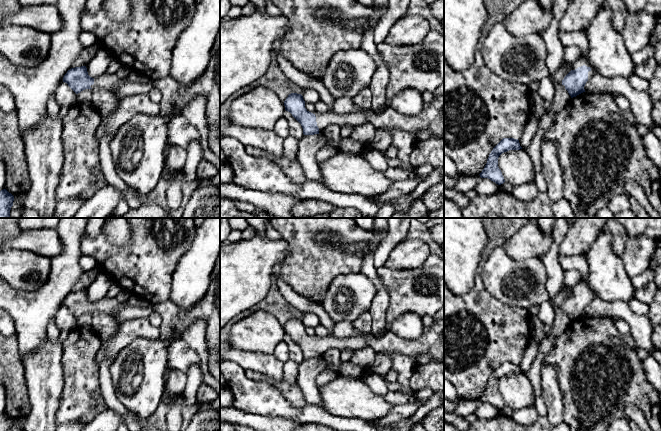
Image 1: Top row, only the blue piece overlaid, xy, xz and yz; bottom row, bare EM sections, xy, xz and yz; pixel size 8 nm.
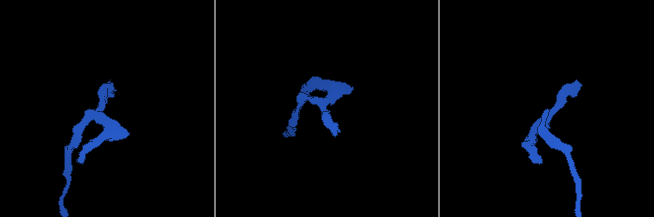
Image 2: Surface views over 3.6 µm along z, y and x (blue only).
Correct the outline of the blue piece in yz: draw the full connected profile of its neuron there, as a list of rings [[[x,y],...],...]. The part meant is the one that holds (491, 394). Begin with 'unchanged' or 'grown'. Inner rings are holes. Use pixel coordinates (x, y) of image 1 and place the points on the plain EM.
unchanged; [[[503,362],[491,375],[487,383],[487,387],[479,398],[481,402],[488,402],[498,409],[505,406],[501,394],[498,391],[499,380],[509,374],[520,374],[519,364],[514,362]]]

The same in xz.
grown; [[[291,317],[284,325],[285,334],[301,348],[304,359],[322,356],[330,349],[359,350],[366,346],[377,353],[397,352],[414,360],[421,354],[429,354],[431,361],[444,362],[444,319],[435,319],[430,327],[425,327],[422,335],[414,340],[402,339],[387,331],[382,337],[349,337],[336,338],[328,335],[324,338],[309,336],[301,318]]]

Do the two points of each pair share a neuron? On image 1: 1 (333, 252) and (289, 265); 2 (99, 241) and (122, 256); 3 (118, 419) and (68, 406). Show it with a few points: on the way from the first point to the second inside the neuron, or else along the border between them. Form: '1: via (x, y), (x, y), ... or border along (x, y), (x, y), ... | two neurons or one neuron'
1: via (322, 252), (308, 265), (300, 265) | one neuron
2: via (105, 247), (116, 256) | one neuron
3: border along (107, 407), (92, 420) | two neurons

